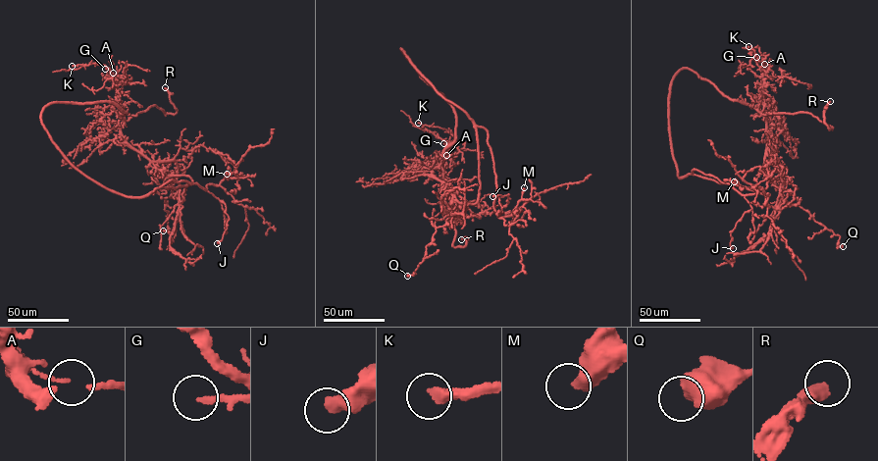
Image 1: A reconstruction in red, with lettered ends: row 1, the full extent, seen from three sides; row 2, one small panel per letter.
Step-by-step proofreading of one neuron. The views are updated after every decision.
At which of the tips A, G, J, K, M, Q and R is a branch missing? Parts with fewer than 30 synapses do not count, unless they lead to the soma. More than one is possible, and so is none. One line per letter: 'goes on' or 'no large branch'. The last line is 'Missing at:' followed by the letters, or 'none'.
A: no large branch
G: goes on
J: no large branch
K: goes on
M: no large branch
Q: no large branch
R: goes on
Missing at: G, K, R

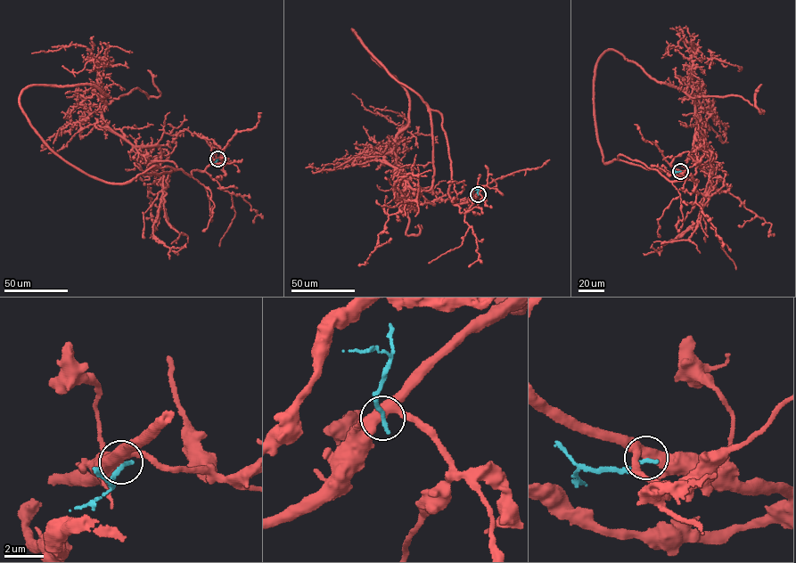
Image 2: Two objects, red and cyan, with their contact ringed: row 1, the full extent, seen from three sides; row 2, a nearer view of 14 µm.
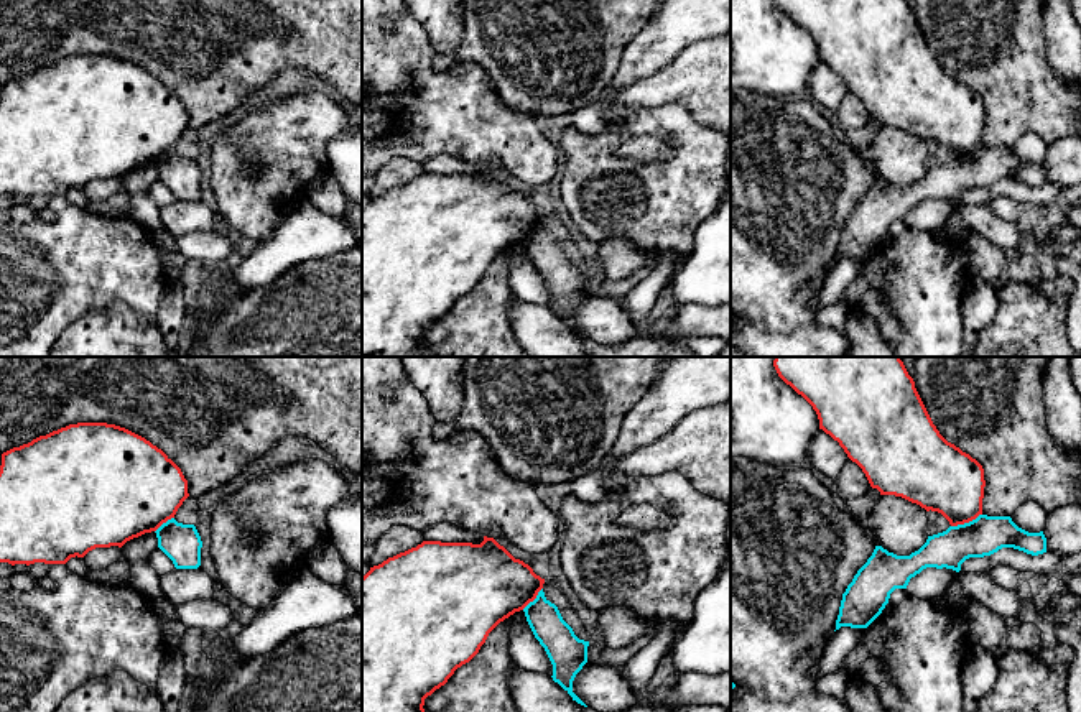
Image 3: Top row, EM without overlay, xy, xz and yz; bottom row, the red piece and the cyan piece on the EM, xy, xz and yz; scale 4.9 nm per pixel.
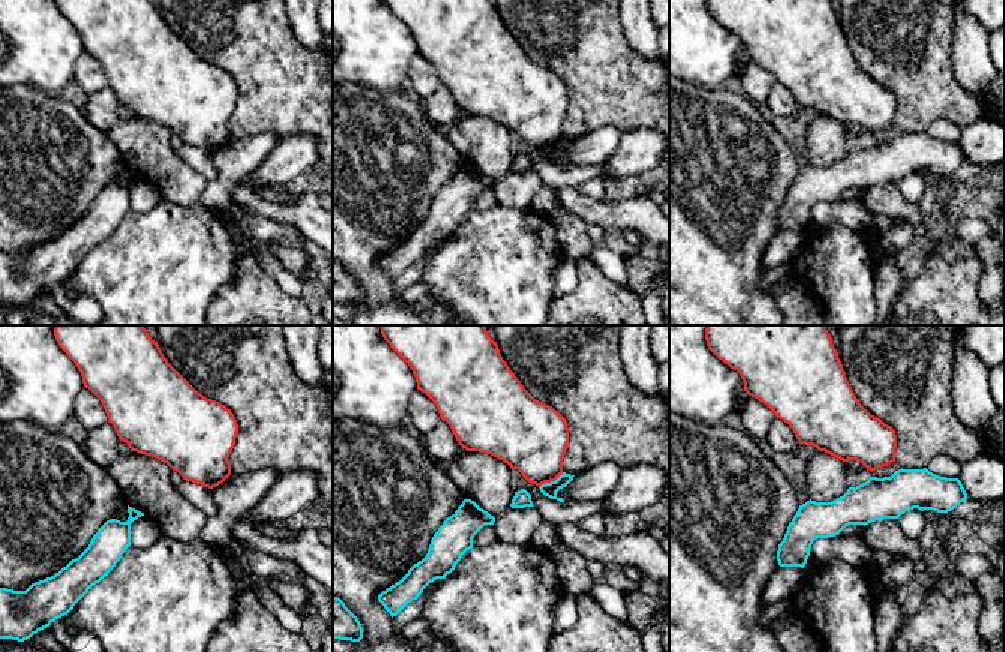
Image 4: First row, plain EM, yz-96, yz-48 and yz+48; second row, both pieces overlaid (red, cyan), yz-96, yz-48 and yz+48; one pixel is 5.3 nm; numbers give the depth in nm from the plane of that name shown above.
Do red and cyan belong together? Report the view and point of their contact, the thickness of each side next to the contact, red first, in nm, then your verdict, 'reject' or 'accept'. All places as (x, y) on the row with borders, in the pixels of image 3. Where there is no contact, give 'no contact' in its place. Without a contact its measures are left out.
yz (966, 522) | 320/190 nm | reject

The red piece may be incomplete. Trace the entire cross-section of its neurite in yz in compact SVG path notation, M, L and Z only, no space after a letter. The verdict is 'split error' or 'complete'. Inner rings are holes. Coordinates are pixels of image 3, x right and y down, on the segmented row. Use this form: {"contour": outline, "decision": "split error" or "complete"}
{"contour": "M775 357L773 367L778 377L813 406L819 429L839 442L880 495L902 497L926 511L938 511L951 526L982 515L982 465L939 434L900 357Z", "decision": "complete"}

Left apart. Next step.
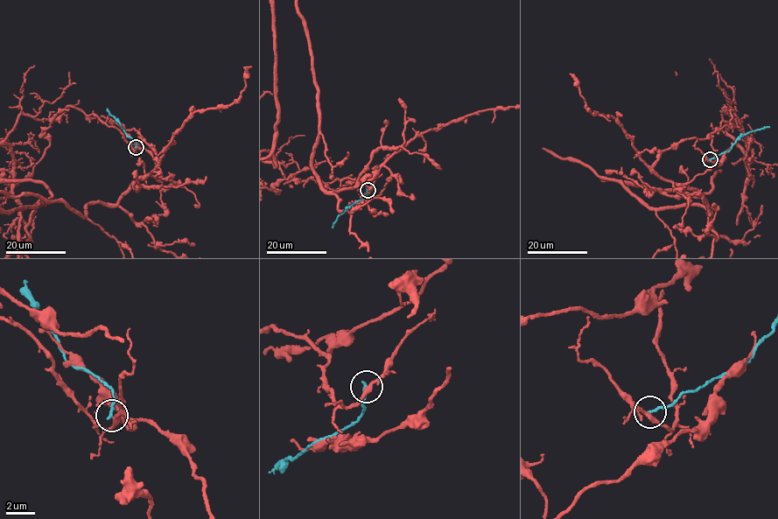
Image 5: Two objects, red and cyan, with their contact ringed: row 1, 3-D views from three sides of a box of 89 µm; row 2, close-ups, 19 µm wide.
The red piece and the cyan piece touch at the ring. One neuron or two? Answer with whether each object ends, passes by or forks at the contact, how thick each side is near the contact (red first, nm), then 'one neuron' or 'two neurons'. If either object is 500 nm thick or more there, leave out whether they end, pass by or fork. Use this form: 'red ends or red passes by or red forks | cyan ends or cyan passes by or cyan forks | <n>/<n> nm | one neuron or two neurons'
red passes by | cyan ends | 280/200 nm | two neurons

